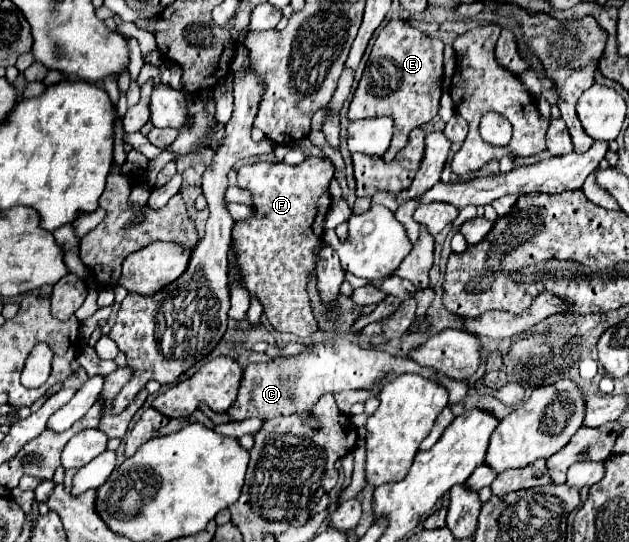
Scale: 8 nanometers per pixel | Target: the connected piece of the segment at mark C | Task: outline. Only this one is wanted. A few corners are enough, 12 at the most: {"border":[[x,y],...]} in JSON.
{"border":[[329,335],[243,371],[235,421],[311,417],[323,393],[417,373],[463,403],[469,383]]}

